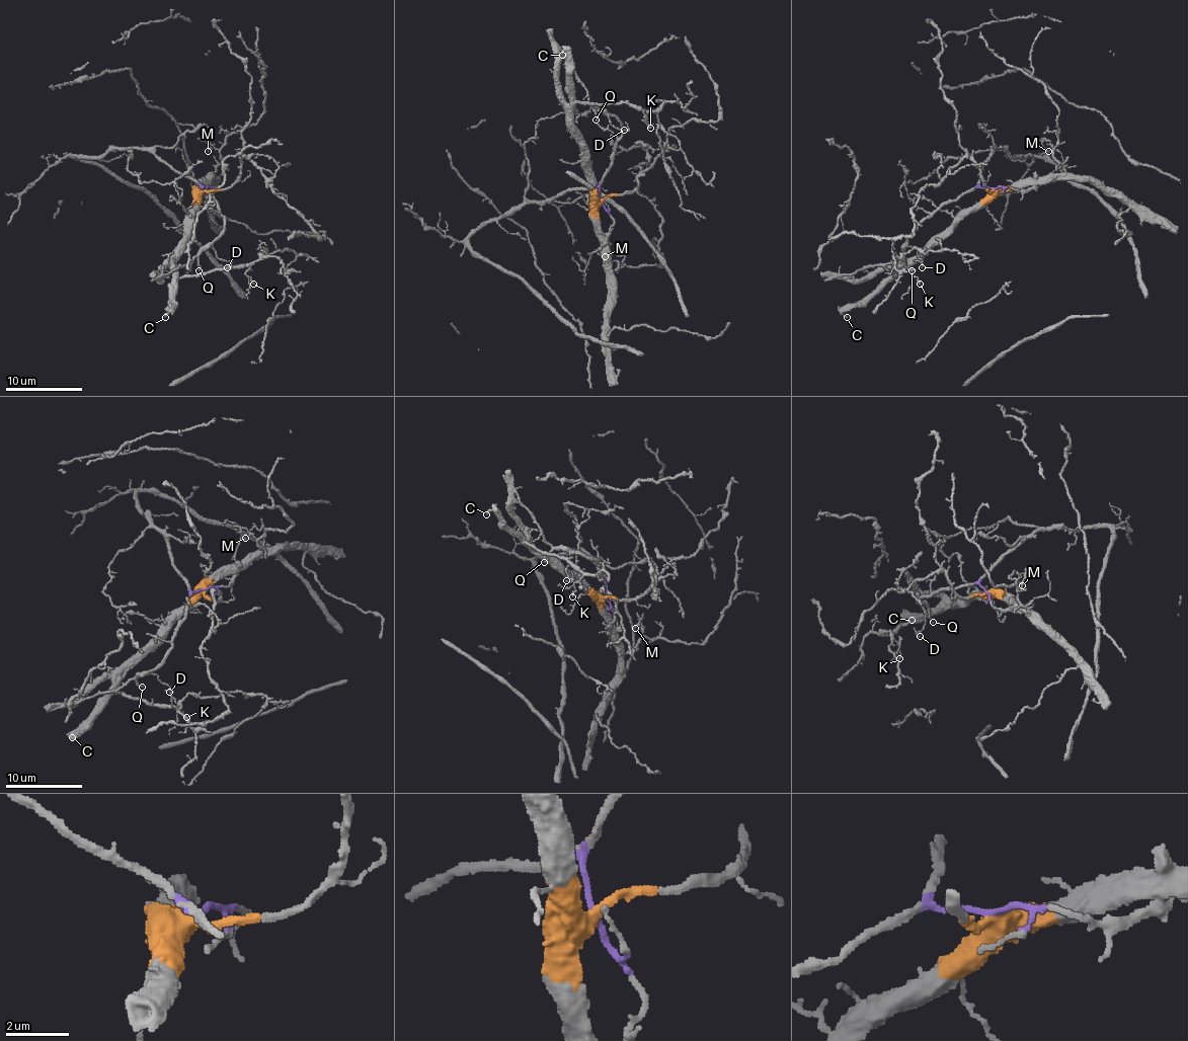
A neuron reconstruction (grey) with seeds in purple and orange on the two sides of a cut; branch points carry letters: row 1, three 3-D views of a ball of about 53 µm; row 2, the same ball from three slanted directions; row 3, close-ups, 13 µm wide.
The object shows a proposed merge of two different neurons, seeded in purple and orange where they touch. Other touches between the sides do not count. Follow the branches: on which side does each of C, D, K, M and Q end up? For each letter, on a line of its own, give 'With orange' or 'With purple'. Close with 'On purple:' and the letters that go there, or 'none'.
C: With orange
D: With purple
K: With orange
M: With orange
Q: With purple
On purple: D, Q

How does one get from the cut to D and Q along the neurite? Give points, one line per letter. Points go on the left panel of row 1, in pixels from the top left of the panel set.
D: (204, 190), (223, 215), (223, 232), (212, 245), (219, 259), (231, 262), (227, 266)
Q: (204, 190), (223, 215), (223, 230), (198, 255), (198, 270)

